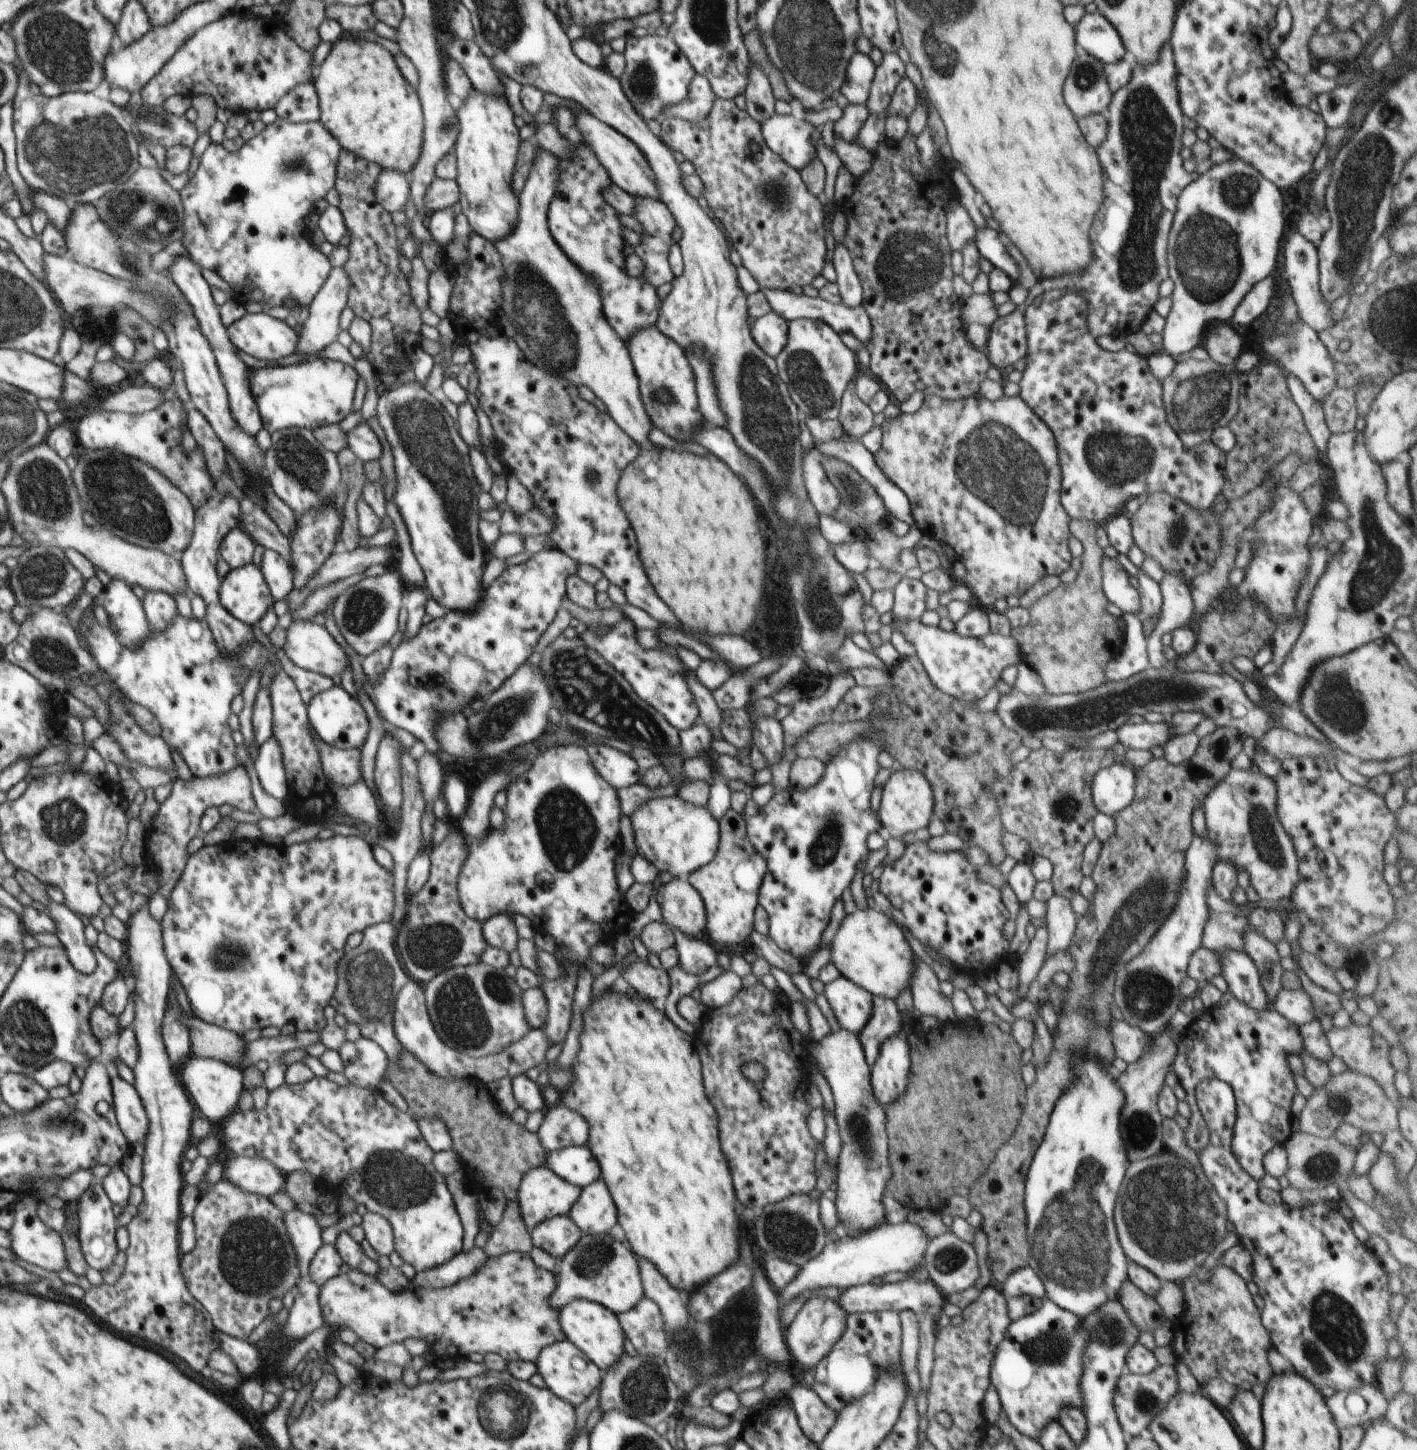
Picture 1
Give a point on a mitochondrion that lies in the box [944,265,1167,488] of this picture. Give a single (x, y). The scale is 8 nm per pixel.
(1115, 465)

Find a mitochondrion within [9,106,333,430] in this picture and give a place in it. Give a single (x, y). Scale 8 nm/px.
(72, 155)

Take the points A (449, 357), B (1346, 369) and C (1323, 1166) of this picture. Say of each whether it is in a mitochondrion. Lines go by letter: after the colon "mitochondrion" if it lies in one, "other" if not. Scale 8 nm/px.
A: other
B: other
C: mitochondrion

